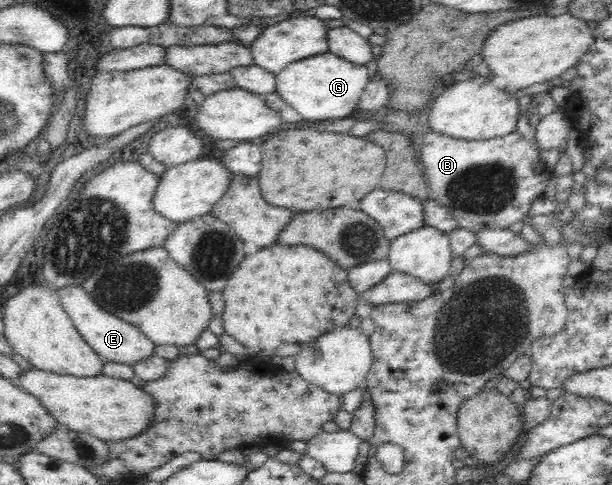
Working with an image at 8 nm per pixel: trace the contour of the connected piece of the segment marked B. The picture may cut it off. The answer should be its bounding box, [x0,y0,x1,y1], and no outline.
[421,131,549,233]

